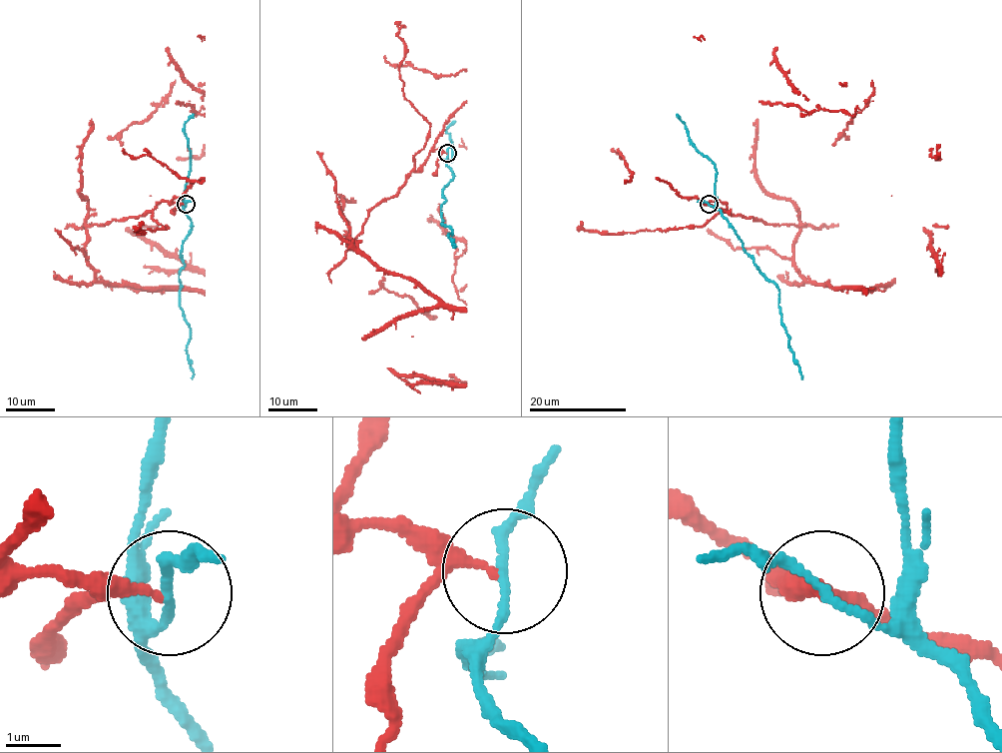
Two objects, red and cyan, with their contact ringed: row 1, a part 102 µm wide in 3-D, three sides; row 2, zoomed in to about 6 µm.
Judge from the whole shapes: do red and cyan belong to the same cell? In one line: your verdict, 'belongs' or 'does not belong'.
does not belong

